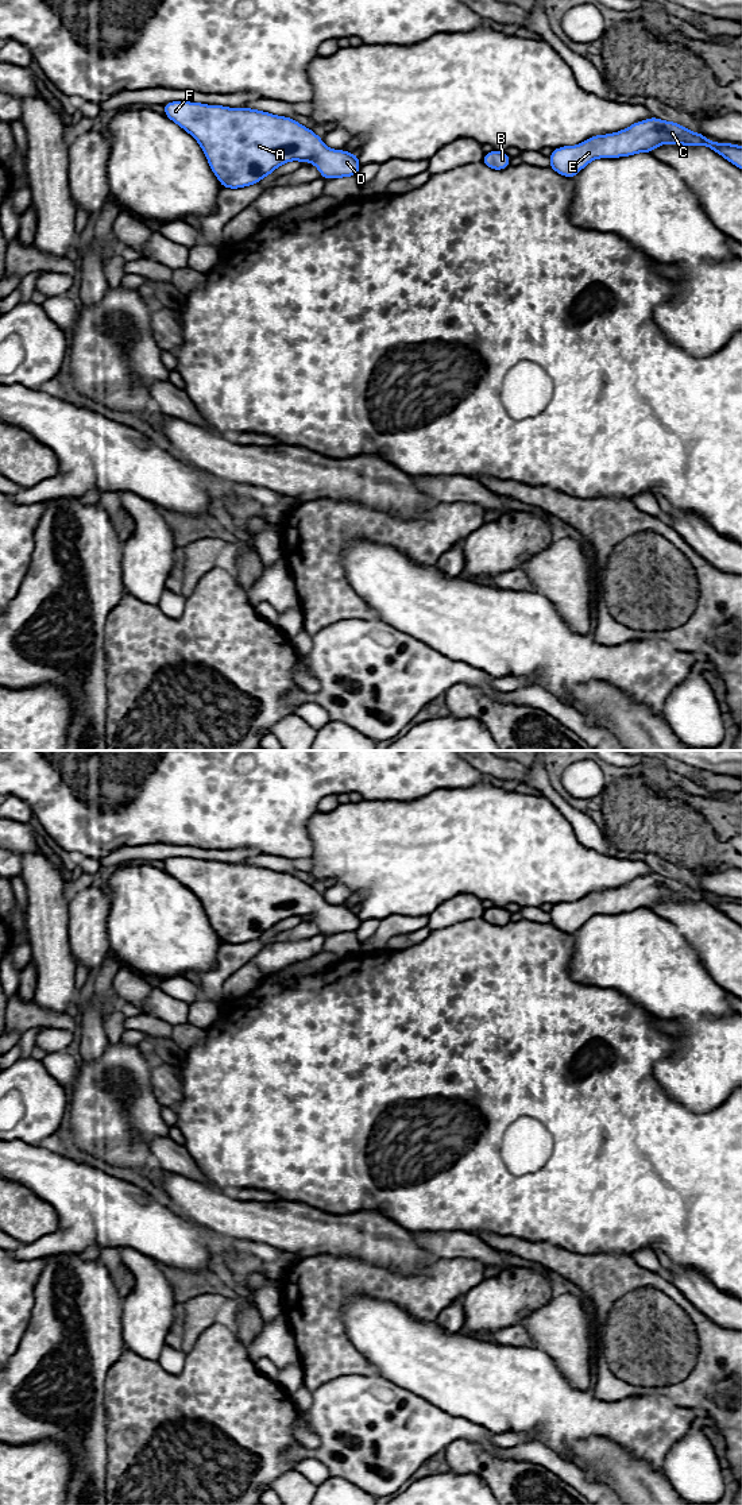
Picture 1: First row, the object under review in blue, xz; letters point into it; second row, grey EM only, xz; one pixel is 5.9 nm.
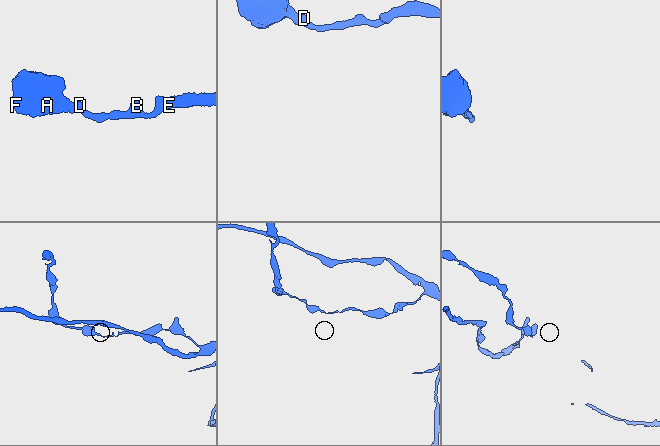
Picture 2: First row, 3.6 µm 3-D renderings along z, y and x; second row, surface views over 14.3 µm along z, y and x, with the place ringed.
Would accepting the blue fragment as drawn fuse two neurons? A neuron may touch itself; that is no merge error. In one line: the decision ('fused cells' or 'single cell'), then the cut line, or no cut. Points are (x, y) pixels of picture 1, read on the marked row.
single cell; no cut

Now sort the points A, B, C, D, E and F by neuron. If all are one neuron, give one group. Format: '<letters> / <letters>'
A B C D E F

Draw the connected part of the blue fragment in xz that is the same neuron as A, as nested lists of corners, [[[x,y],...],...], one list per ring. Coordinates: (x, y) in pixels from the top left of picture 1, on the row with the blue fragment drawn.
[[[189,101],[163,107],[198,142],[223,188],[258,184],[290,161],[312,162],[329,180],[360,170],[356,154],[326,147],[312,130],[286,116]]]

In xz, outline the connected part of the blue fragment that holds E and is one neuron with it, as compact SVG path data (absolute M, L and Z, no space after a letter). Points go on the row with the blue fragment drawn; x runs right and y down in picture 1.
M650 117L615 134L595 135L577 146L552 150L549 166L559 174L573 178L591 161L650 153L665 143L707 146L742 170L742 146L716 143L700 132L691 132L675 121Z

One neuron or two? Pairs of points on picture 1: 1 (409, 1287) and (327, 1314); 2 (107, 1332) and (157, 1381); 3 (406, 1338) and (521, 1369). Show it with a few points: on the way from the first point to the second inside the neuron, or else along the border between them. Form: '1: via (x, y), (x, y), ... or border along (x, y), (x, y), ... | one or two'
1: via (387, 1285), (351, 1285), (344, 1292) | one
2: border along (126, 1347), (107, 1376) | two
3: via (435, 1365), (443, 1369), (493, 1369) | one

